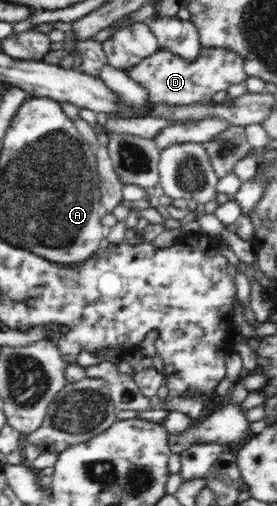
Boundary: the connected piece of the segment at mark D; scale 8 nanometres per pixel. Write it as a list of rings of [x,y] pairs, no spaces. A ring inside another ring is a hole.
[[[202,47],[196,61],[187,61],[175,53],[159,48],[136,64],[138,67],[132,73],[136,83],[142,83],[142,87],[152,91],[150,93],[152,103],[162,103],[168,109],[208,103],[216,93],[227,91],[228,87],[238,85],[247,78],[241,55],[226,47]]]

